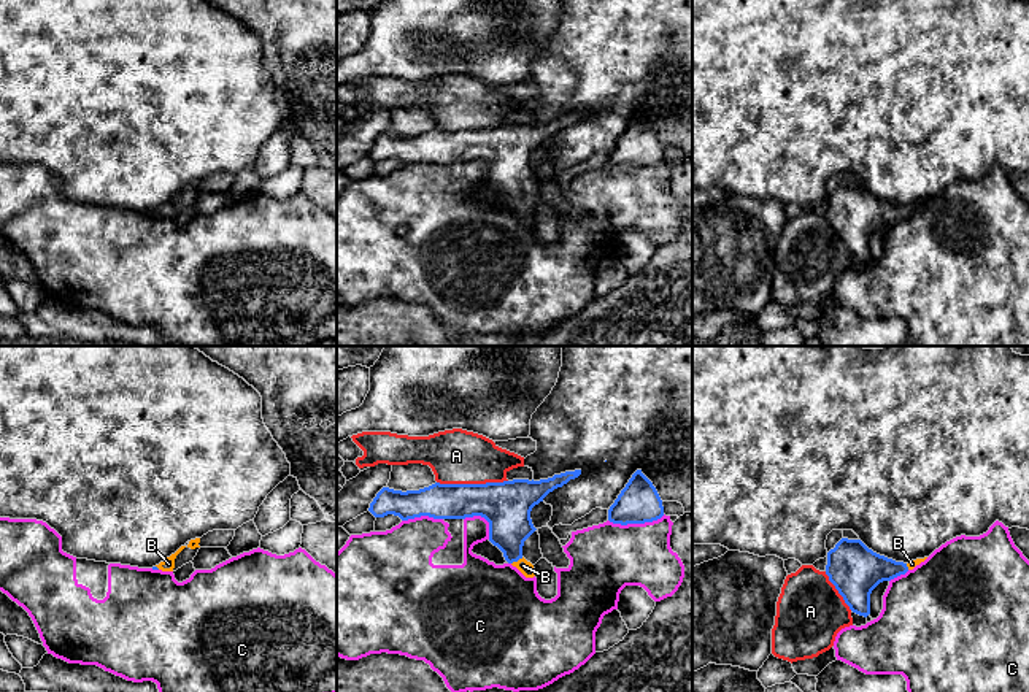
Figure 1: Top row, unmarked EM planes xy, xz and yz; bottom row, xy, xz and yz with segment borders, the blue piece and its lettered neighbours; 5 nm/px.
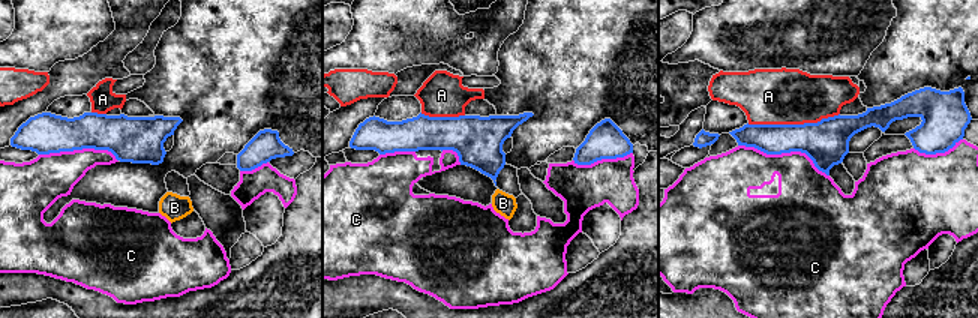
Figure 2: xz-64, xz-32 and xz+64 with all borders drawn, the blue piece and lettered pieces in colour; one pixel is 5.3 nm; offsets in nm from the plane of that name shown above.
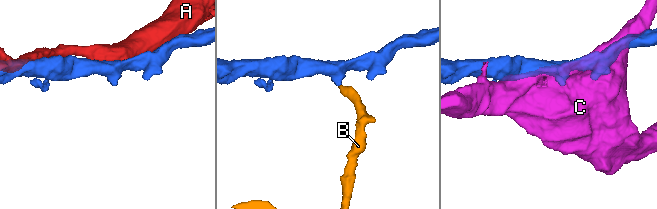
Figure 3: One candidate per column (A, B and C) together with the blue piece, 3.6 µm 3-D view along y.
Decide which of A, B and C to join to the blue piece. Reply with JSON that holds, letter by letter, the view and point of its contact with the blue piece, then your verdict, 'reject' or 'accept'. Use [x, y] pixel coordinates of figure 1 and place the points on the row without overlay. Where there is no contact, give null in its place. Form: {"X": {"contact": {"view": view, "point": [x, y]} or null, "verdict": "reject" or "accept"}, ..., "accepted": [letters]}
{"A": {"contact": {"view": "xz", "point": [472, 129]}, "verdict": "reject"}, "B": {"contact": {"view": "xz", "point": [516, 205]}, "verdict": "accept"}, "C": {"contact": {"view": "xz", "point": [635, 167]}, "verdict": "reject"}, "accepted": ["B"]}

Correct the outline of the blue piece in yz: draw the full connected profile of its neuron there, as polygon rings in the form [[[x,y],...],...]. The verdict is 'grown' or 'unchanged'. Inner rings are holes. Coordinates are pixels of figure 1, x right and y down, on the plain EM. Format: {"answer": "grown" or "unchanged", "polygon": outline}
{"answer": "grown", "polygon": [[[842,183],[834,194],[827,197],[826,219],[829,225],[835,230],[838,238],[843,241],[850,254],[859,260],[867,262],[870,259],[870,238],[883,225],[891,225],[916,210],[924,206],[924,203],[916,203],[908,208],[896,206],[884,200],[880,200],[869,194],[861,184]]]}

